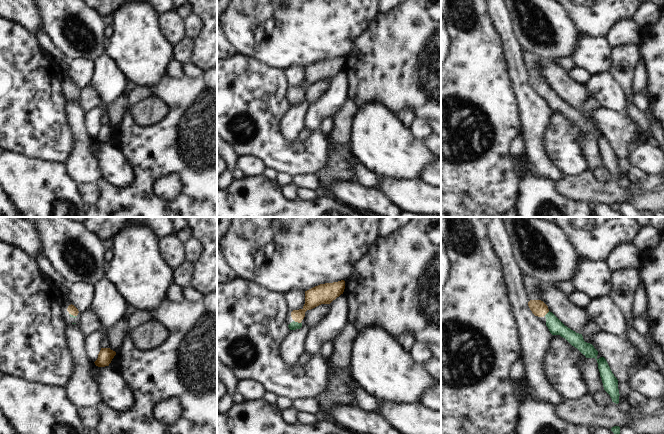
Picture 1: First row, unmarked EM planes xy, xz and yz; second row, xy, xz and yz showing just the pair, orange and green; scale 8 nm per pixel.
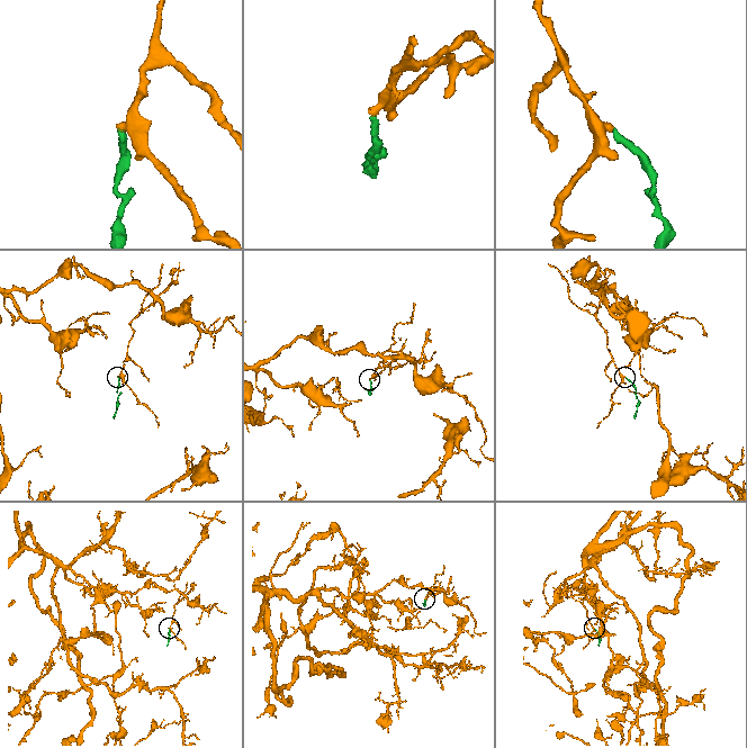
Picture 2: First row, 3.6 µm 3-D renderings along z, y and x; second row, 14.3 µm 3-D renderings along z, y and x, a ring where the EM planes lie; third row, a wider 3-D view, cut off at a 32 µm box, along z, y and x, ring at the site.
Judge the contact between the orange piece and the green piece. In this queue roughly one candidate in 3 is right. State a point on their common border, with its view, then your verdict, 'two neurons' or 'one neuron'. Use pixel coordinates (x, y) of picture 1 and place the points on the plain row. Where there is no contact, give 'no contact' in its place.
contact xz (297, 97); one neuron

